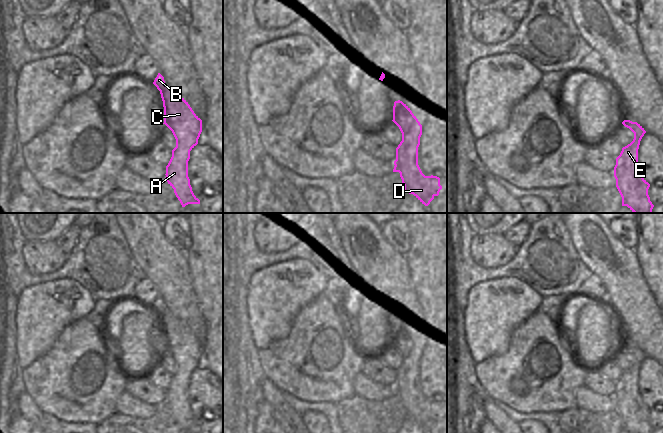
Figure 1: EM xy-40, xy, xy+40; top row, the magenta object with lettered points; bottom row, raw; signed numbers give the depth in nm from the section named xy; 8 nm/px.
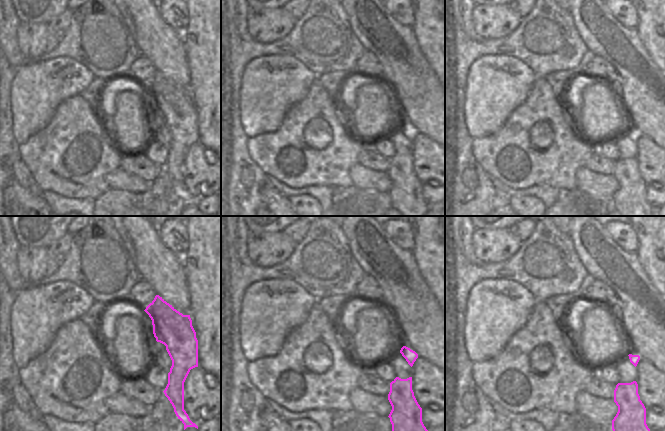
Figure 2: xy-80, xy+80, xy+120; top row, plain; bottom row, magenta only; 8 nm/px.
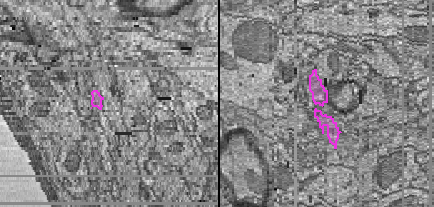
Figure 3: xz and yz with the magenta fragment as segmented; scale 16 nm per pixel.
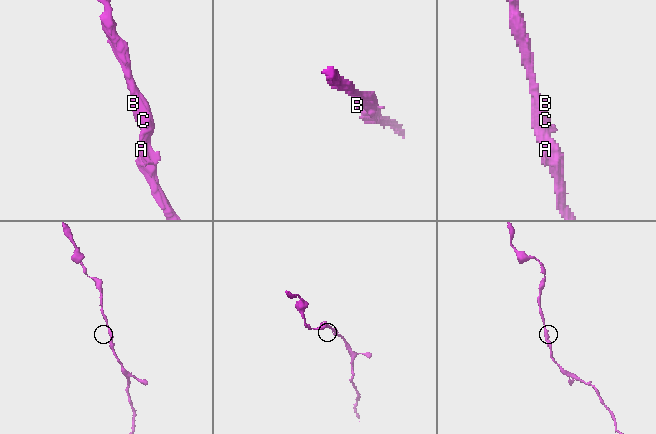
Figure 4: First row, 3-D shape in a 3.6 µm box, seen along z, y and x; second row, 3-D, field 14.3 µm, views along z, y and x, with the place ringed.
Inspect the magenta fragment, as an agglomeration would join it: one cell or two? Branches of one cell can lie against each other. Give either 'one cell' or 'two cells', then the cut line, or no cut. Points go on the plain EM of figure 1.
one cell; no cut

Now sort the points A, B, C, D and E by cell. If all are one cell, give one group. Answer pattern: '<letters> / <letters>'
A B C D E

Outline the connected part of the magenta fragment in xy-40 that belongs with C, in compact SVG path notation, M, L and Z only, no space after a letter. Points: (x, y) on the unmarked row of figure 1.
M158 297L153 308L160 315L164 331L164 347L173 357L176 363L176 371L172 374L172 381L166 390L166 405L174 413L174 417L182 431L188 428L200 428L200 424L194 419L188 401L188 385L190 375L198 368L202 356L202 344L194 337L188 326L172 312L166 309L164 301Z

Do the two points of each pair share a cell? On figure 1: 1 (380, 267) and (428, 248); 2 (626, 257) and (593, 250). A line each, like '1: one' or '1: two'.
1: two
2: one

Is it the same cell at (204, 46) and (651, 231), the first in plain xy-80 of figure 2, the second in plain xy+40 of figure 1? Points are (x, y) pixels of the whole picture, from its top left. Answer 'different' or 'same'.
same

